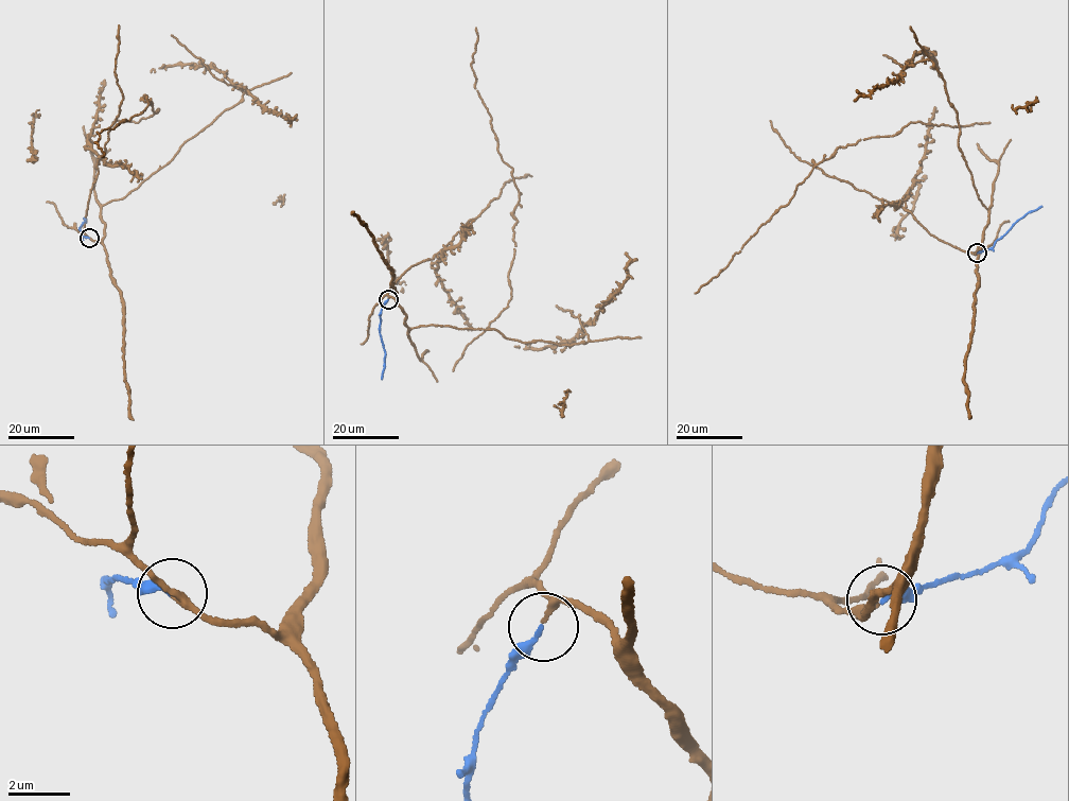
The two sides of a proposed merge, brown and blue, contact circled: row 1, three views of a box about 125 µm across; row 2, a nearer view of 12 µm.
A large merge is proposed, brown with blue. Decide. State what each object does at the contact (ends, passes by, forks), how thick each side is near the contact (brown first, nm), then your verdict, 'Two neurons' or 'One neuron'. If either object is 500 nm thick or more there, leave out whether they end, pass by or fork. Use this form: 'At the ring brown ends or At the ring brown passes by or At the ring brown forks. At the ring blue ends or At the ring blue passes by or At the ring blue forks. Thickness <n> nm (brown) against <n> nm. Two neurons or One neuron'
At the ring brown passes by. At the ring blue ends. Thickness 160 nm (brown) against 150 nm. One neuron

